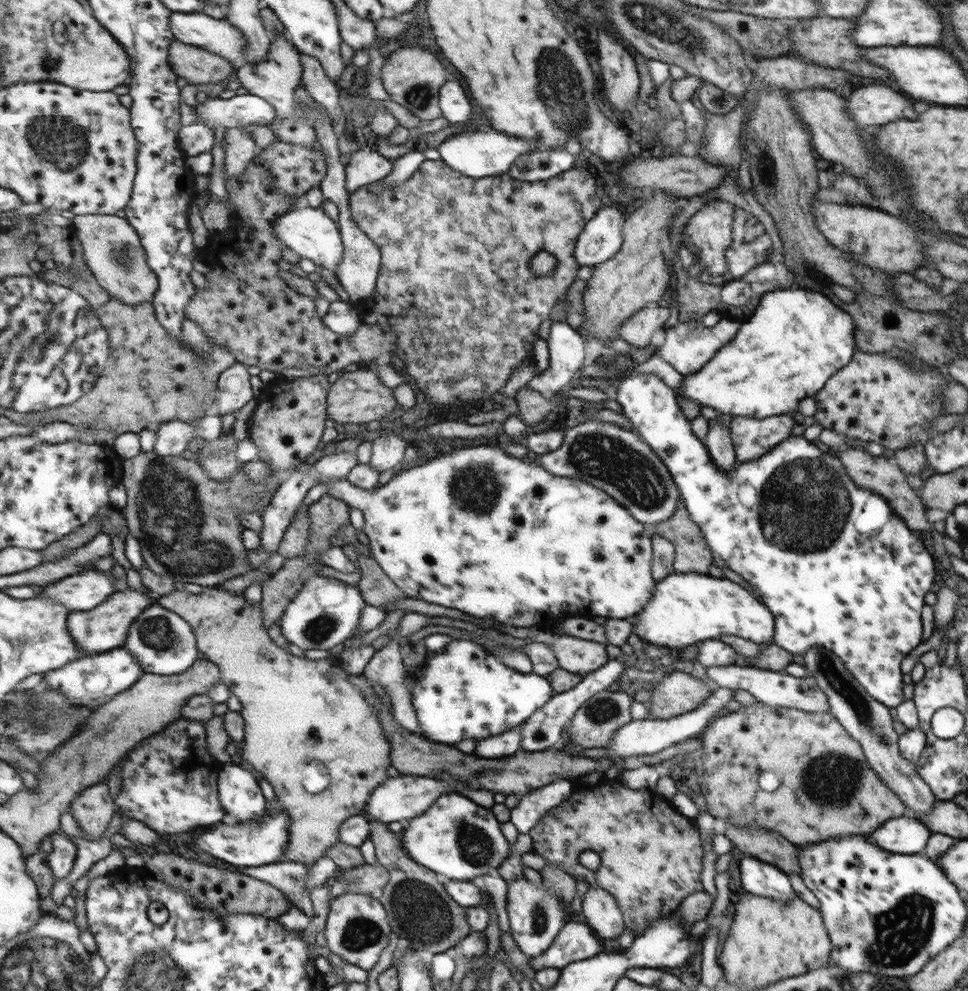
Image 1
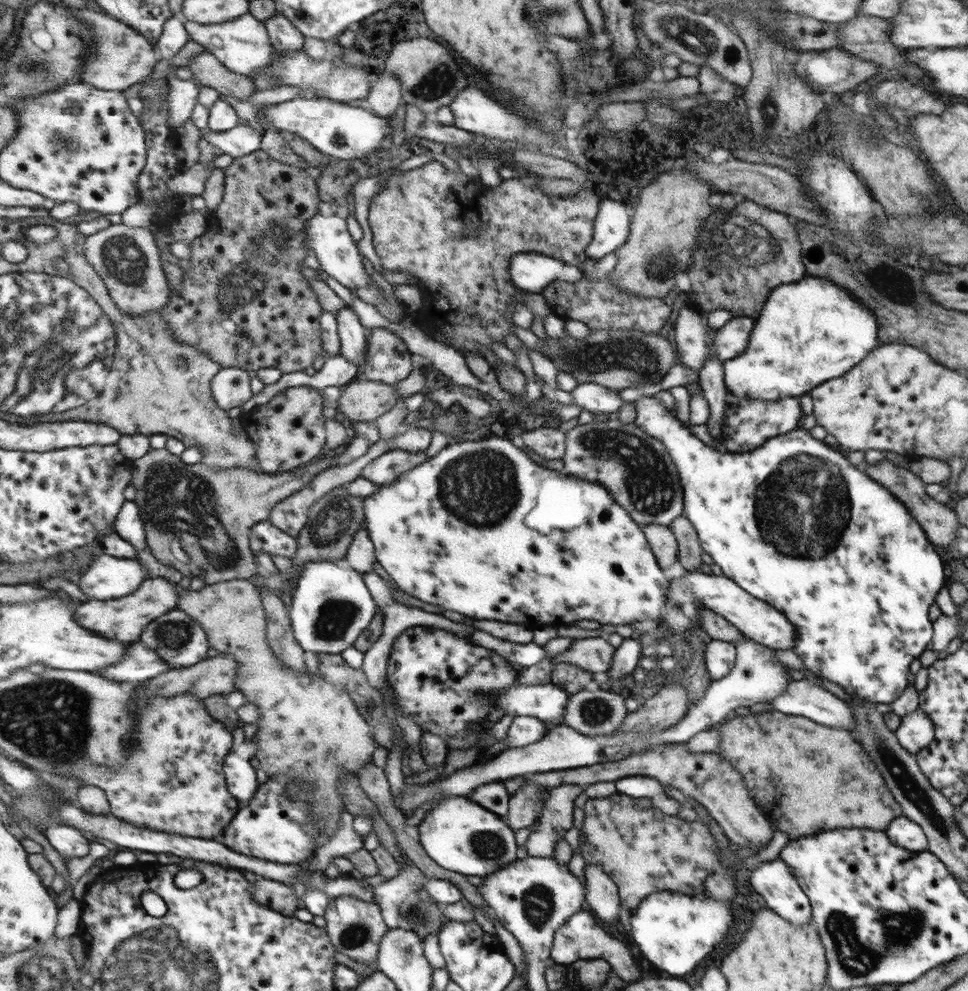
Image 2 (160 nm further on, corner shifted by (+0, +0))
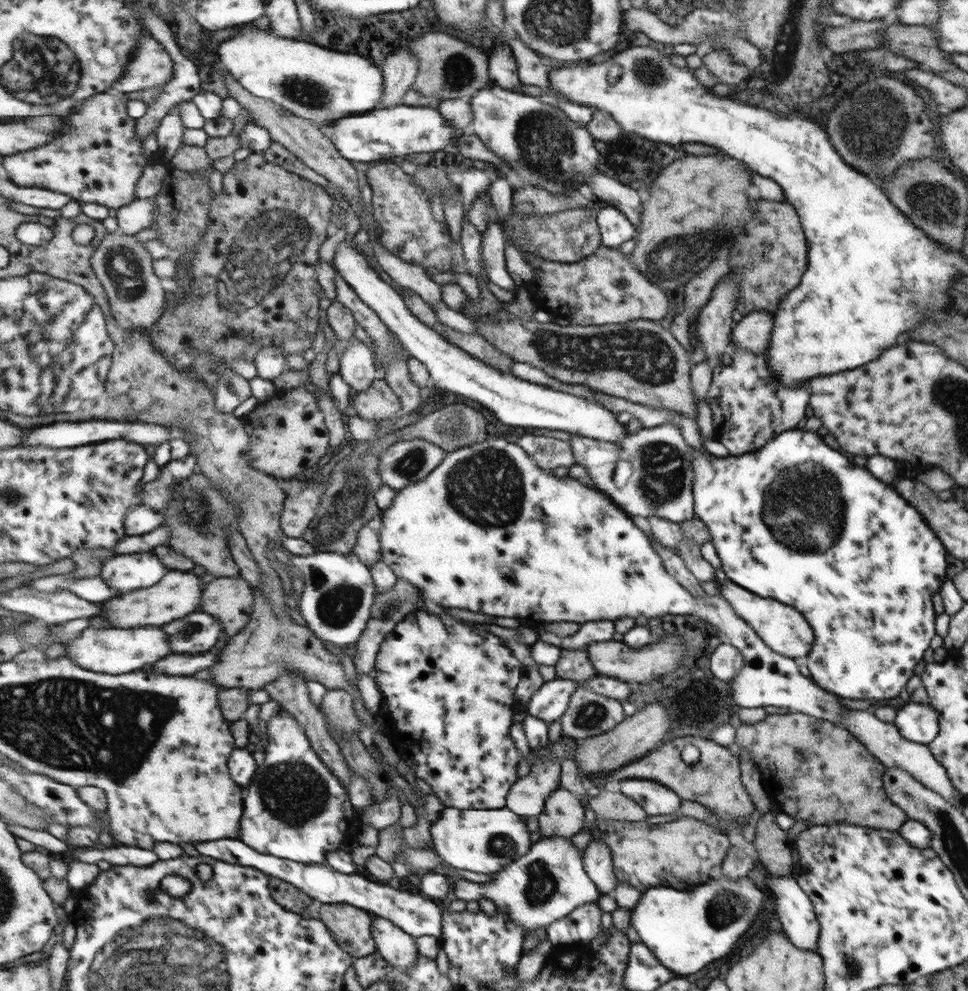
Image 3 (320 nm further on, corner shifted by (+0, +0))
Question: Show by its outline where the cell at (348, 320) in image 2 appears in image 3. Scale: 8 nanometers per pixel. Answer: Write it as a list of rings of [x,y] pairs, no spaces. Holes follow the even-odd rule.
[[[355,337],[345,343],[345,351],[340,356],[340,373],[357,392],[369,390],[380,377],[374,356],[369,346]]]

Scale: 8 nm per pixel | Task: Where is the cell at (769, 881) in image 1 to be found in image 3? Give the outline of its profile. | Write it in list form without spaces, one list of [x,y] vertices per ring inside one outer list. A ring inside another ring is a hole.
[[[768,873],[769,879],[767,886],[774,892],[775,898],[773,901],[773,909],[779,922],[781,922],[782,933],[794,944],[795,947],[801,950],[810,950],[816,952],[819,939],[820,926],[817,916],[814,915],[814,908],[811,905],[809,897],[806,895],[806,890],[799,888],[795,879],[790,875],[776,876]]]

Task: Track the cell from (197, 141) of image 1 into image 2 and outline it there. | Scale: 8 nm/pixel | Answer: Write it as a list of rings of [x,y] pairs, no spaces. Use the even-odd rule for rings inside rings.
[[[238,123],[235,128],[228,131],[215,132],[214,130],[204,130],[203,139],[209,139],[209,144],[237,159],[262,148],[264,135],[252,124]]]

